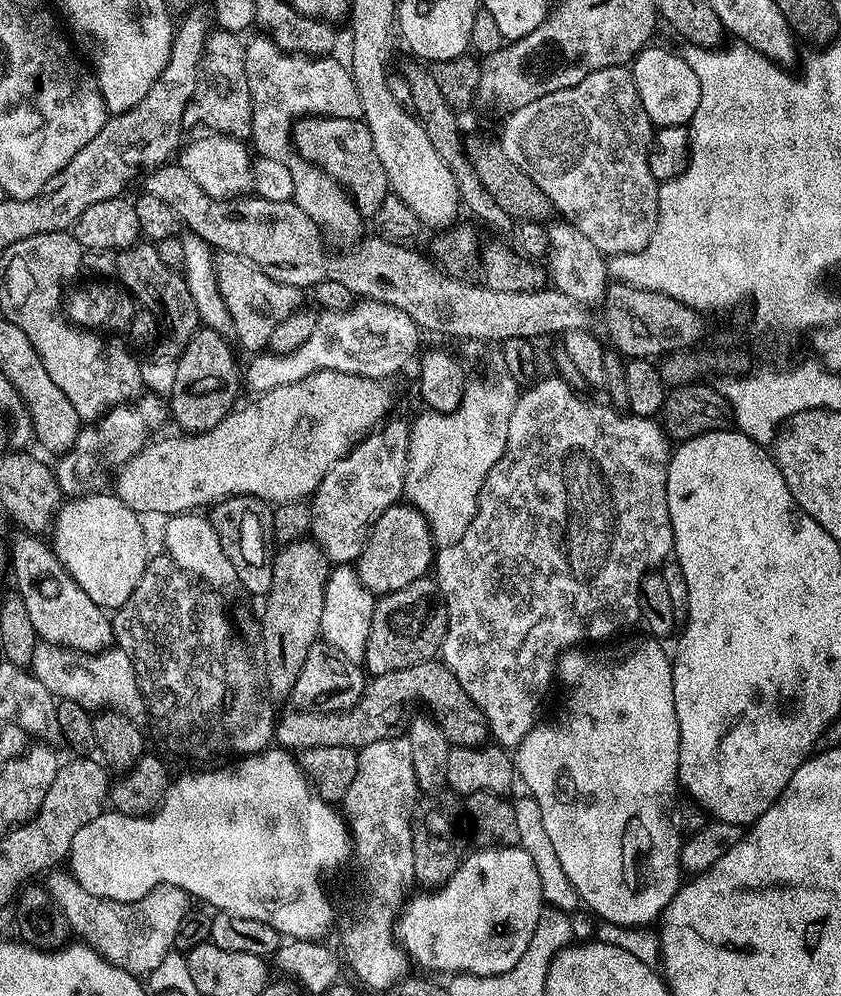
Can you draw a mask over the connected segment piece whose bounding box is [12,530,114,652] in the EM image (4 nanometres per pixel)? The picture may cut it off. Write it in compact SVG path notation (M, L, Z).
M16 530L12 536L12 576L16 579L15 591L19 592L22 602L26 602L26 610L30 610L30 622L34 626L37 637L41 641L60 644L62 647L76 649L80 652L100 652L113 647L112 621L109 613L99 608L78 586L78 582L64 571L62 562L56 557L55 551L47 543L44 544L39 535L25 530Z

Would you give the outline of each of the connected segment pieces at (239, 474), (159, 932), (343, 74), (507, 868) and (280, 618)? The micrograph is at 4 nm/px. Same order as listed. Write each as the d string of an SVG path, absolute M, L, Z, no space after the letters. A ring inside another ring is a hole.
M322 370L321 372L310 374L293 384L278 386L274 390L263 393L259 398L252 398L252 401L245 408L237 407L229 412L222 422L218 422L218 426L214 426L210 430L195 434L180 434L180 437L168 436L165 440L156 438L145 444L141 452L130 457L115 473L115 495L119 496L122 503L130 506L136 513L144 514L144 511L157 512L160 518L178 516L181 512L199 509L199 504L211 506L221 500L225 500L228 496L256 496L260 500L271 502L276 506L288 501L304 500L311 497L312 493L315 492L316 487L322 482L322 478L334 466L334 462L338 462L347 452L351 452L357 441L367 436L389 415L387 412L392 408L392 392L384 384L387 383L383 379L371 380L365 376L355 376L354 374L335 372L334 370Z
M53 871L47 877L49 880L46 881L46 889L56 904L62 906L71 931L80 935L77 937L83 943L90 945L114 966L137 978L147 977L156 967L162 965L164 956L173 951L182 918L186 918L190 910L187 892L169 884L161 884L140 900L116 902L90 894L90 890L82 890L71 871L60 871Z
M259 34L244 45L246 82L252 99L252 134L261 153L277 158L289 151L292 126L301 114L356 114L361 111L359 92L351 71L331 55L305 56L286 52L271 36Z
M484 846L479 850L481 852L472 852L469 856L467 853L461 859L456 872L441 887L435 890L421 891L421 896L414 897L415 895L413 895L398 913L398 919L394 924L394 935L400 947L408 953L409 961L413 965L421 964L422 967L429 968L429 970L424 969L429 973L448 972L447 974L467 974L469 976L497 976L515 966L518 958L522 958L522 954L526 954L526 946L530 946L530 938L534 938L534 926L538 926L538 918L546 907L544 884L540 881L539 870L536 869L537 857L531 856L519 846Z
M303 538L299 540L290 541L289 544L283 545L279 549L281 552L275 553L274 559L271 561L272 565L272 585L268 591L266 599L263 601L264 604L264 617L261 615L259 617L258 623L260 626L260 647L264 649L264 682L266 685L266 692L269 697L272 696L284 696L284 698L291 697L292 687L294 682L298 682L300 677L300 671L302 670L302 662L306 662L306 654L310 654L310 650L316 647L318 641L321 639L320 627L322 626L322 606L324 605L324 587L328 581L328 574L330 571L330 561L328 556L322 549L320 545L316 543L315 540L311 538Z

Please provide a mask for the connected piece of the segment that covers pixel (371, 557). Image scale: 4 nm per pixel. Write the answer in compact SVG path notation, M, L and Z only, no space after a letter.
M407 502L391 504L374 522L362 554L354 562L360 585L379 598L388 592L402 590L410 582L423 580L434 564L434 541L426 518Z

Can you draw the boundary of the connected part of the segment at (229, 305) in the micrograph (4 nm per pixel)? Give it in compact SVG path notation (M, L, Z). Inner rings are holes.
M220 252L216 261L216 277L226 310L230 310L234 336L240 339L248 354L259 353L267 345L274 326L278 326L282 318L290 318L290 314L301 307L301 289L270 278L270 274L242 254Z

